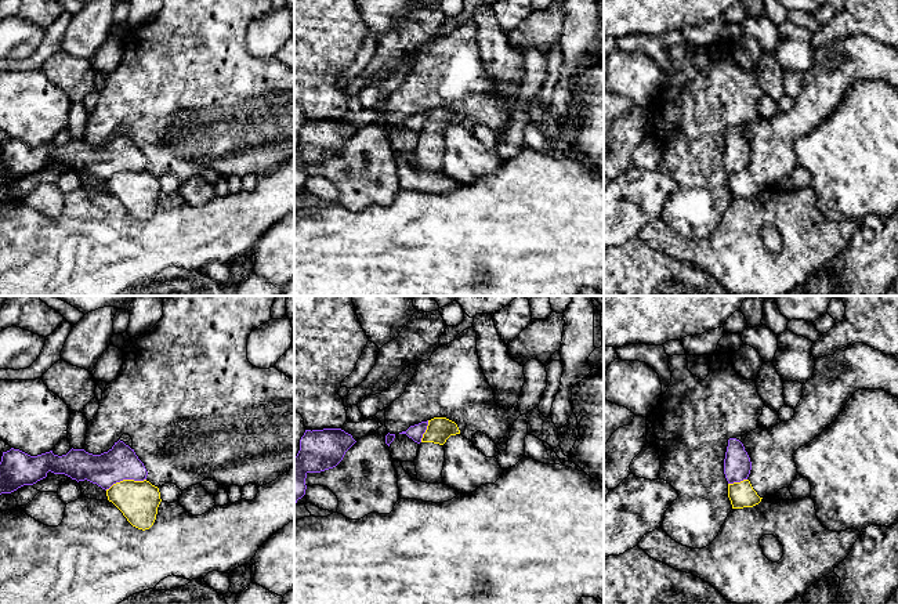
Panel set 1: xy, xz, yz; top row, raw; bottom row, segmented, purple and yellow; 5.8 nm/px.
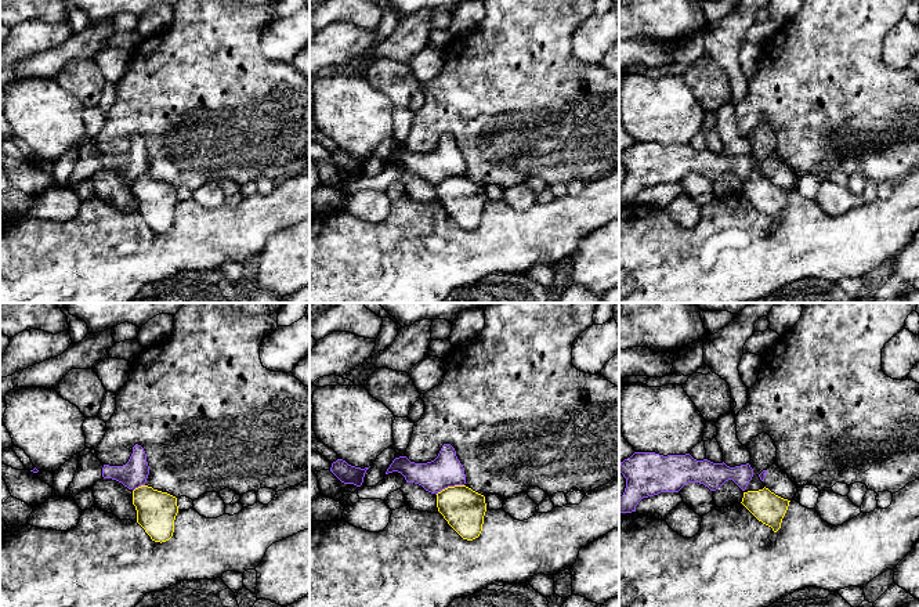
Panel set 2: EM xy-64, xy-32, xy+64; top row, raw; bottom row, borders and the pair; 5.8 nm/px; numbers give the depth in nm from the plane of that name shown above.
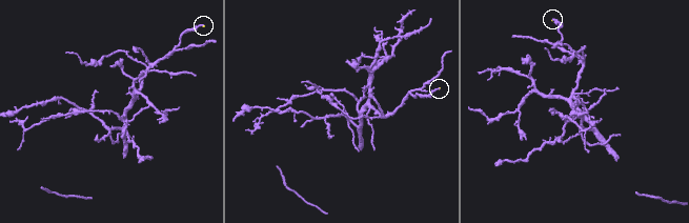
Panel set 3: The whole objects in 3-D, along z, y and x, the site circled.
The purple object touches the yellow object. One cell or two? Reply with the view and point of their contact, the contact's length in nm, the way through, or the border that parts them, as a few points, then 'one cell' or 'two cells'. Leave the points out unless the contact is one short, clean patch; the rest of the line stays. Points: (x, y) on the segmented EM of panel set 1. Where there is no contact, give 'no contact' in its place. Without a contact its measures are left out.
xy (125, 478) | 240 nm | along xy (145, 478), (120, 480), (105, 489) | two cells

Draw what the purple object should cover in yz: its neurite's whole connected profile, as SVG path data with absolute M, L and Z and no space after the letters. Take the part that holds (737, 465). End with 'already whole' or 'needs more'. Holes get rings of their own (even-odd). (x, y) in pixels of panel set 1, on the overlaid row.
M729 438L724 459L724 474L728 484L747 480L750 470L752 462L743 444L736 438Z | already whole

